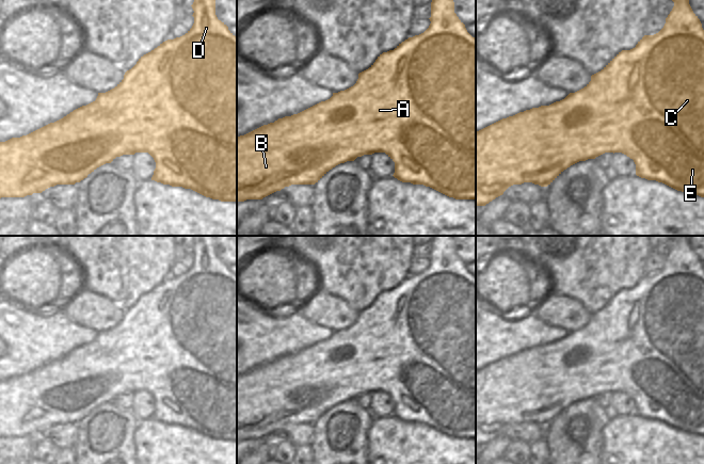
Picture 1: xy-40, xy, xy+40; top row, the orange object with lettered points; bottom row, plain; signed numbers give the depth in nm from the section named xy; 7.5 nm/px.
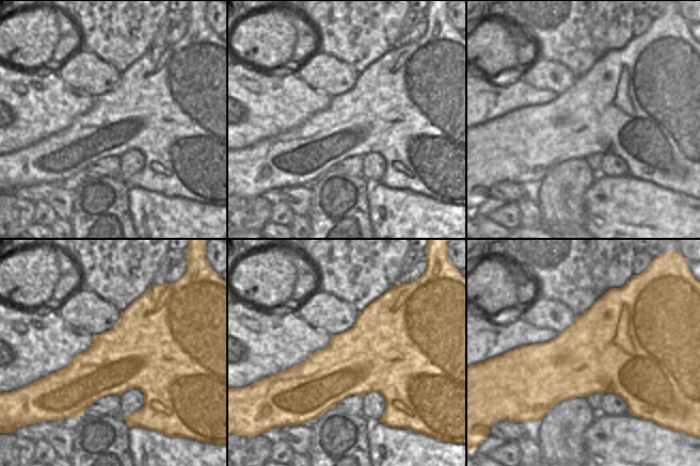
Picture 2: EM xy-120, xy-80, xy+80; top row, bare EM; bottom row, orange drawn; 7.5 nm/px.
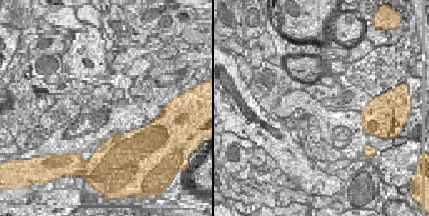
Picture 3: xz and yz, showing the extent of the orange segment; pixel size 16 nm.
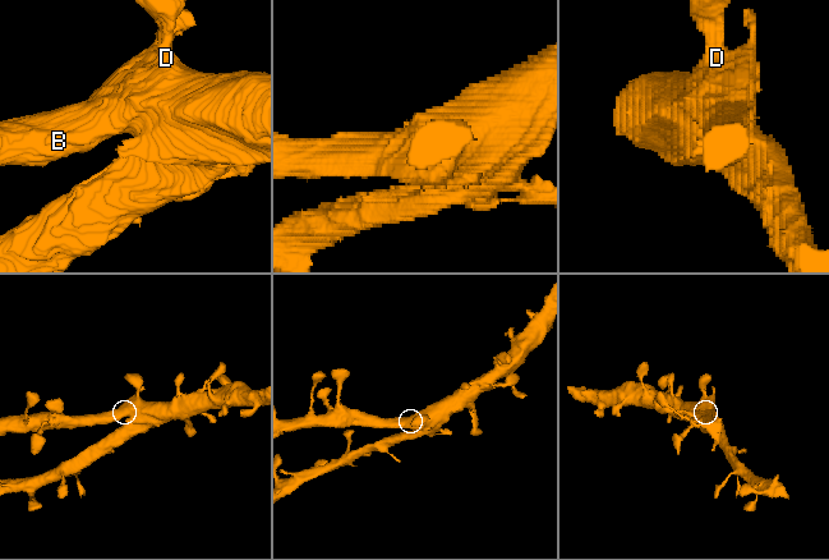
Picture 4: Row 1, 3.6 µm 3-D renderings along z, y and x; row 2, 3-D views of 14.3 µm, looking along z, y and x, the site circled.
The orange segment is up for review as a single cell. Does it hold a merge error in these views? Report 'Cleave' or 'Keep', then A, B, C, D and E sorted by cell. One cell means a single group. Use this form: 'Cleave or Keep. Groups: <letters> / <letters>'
Keep. Groups: A B C D E

